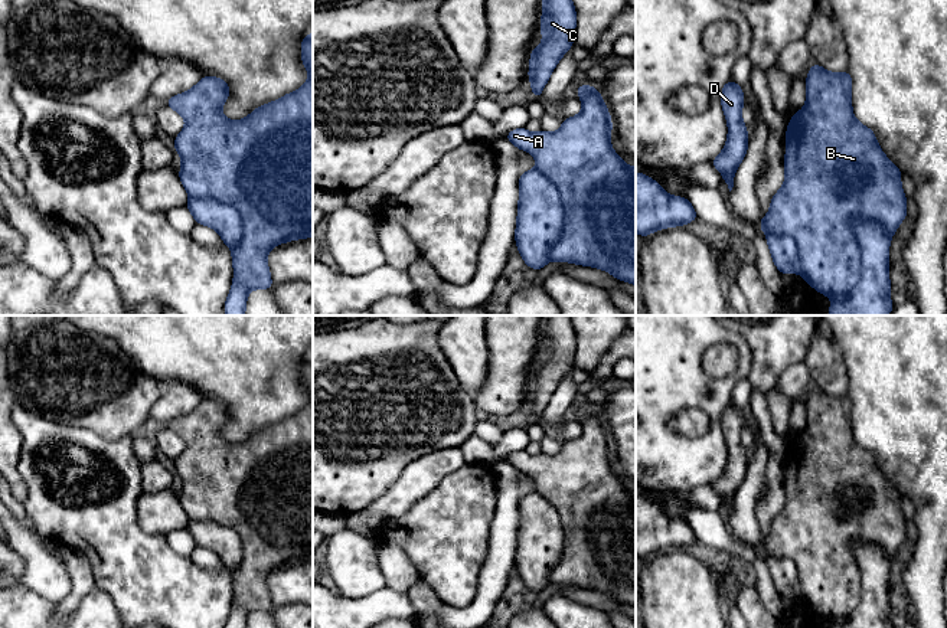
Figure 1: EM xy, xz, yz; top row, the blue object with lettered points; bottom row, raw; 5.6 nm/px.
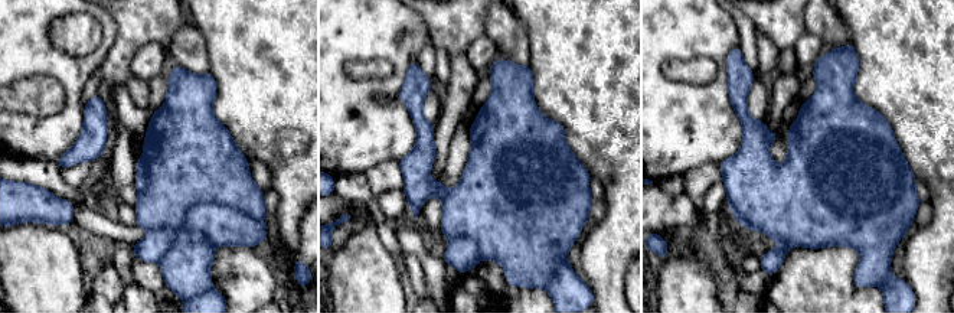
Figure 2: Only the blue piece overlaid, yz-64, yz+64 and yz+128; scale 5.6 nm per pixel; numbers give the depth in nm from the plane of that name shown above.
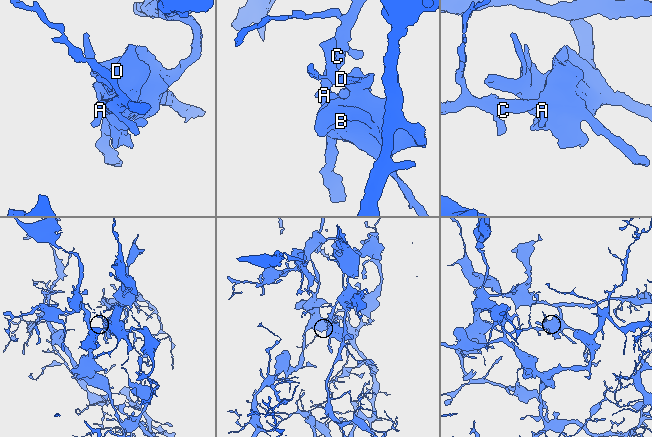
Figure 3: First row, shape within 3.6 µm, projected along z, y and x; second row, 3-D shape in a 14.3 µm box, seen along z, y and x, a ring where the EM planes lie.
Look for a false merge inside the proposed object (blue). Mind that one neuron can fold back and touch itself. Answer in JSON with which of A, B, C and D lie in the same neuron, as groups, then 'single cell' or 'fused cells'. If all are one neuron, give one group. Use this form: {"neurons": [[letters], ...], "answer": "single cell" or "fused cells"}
{"neurons": [["A", "B", "D"], ["C"]], "answer": "fused cells"}

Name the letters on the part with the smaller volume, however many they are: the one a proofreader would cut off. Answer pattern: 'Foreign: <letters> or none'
Foreign: C

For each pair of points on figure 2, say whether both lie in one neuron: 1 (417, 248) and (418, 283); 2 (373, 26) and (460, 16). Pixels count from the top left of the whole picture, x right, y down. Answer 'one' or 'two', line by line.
1: two
2: two

